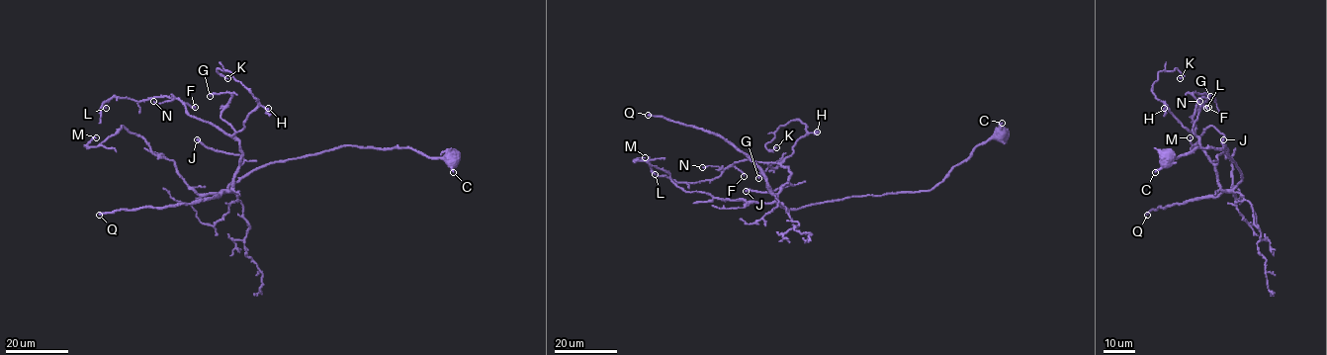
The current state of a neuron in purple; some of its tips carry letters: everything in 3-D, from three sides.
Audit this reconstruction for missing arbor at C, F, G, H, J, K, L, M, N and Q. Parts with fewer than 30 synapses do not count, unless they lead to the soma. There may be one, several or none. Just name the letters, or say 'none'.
J, Q

